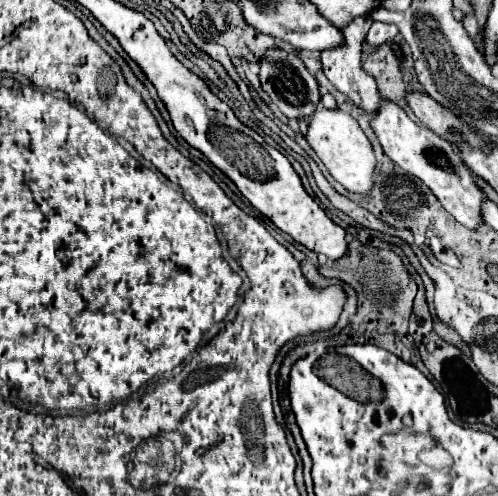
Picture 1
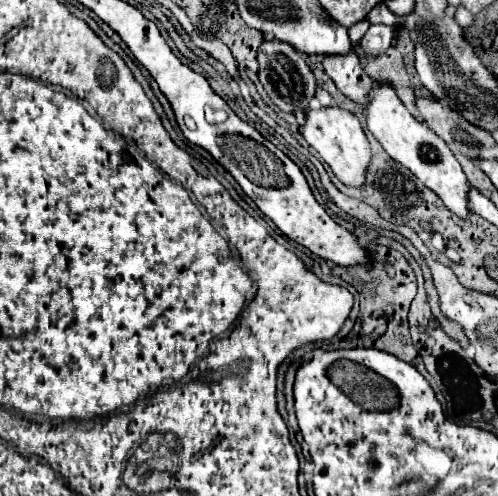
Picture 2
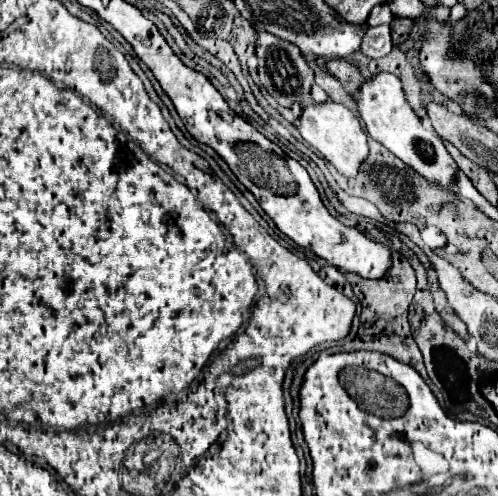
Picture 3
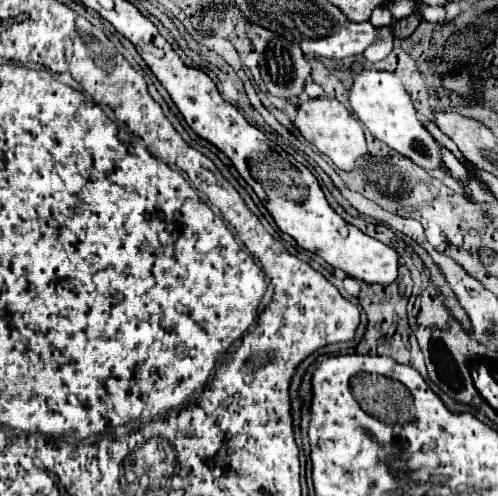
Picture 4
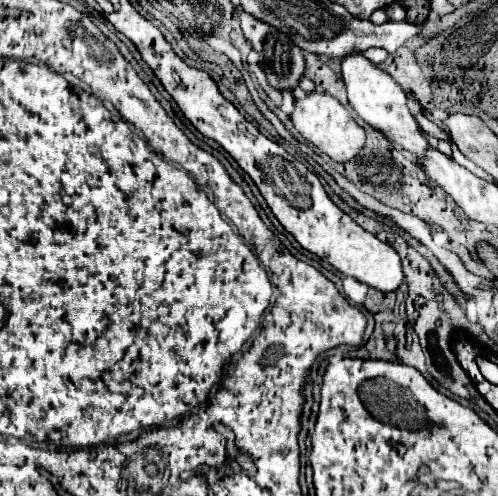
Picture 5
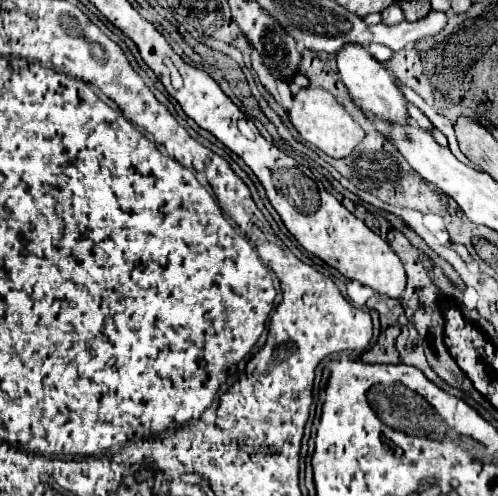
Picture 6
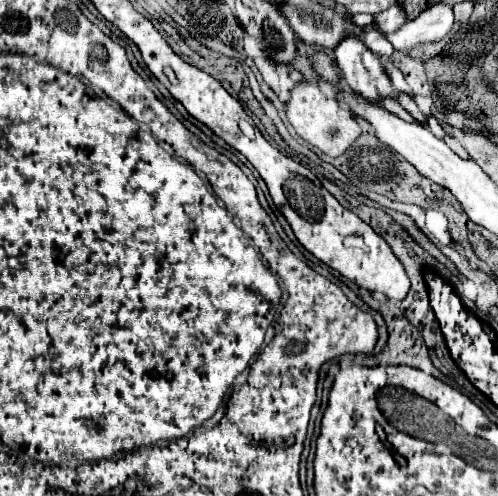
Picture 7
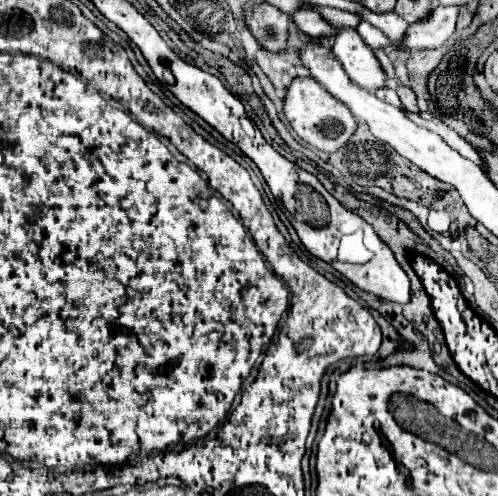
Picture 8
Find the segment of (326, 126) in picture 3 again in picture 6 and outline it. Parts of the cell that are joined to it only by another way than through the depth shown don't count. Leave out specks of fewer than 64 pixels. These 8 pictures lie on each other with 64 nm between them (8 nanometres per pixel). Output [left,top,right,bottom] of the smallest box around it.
[288,88,364,158]

